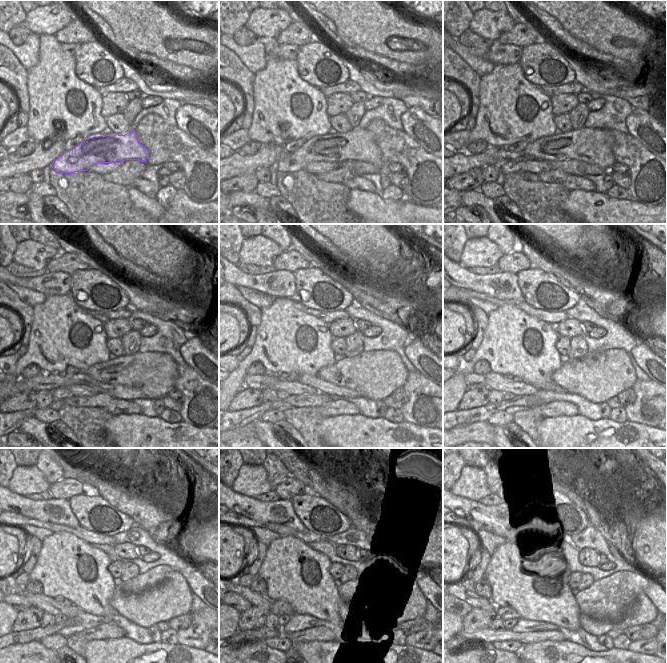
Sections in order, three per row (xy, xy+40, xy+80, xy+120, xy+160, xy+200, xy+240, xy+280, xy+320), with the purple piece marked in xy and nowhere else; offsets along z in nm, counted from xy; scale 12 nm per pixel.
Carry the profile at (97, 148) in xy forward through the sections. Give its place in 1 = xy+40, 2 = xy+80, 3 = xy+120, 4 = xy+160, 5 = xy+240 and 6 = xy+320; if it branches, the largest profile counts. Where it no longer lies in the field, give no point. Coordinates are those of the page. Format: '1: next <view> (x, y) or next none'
1: next xy+40 (358, 144)
2: next xy+80 (594, 146)
3: next xy+120 (154, 373)
4: next xy+160 (375, 375)
5: next xy+240 (173, 598)
6: next xy+320 (590, 625)

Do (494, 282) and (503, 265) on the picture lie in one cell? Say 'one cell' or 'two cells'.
two cells

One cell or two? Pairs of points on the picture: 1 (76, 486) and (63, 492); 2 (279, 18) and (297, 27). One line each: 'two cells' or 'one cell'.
1: one cell
2: two cells

